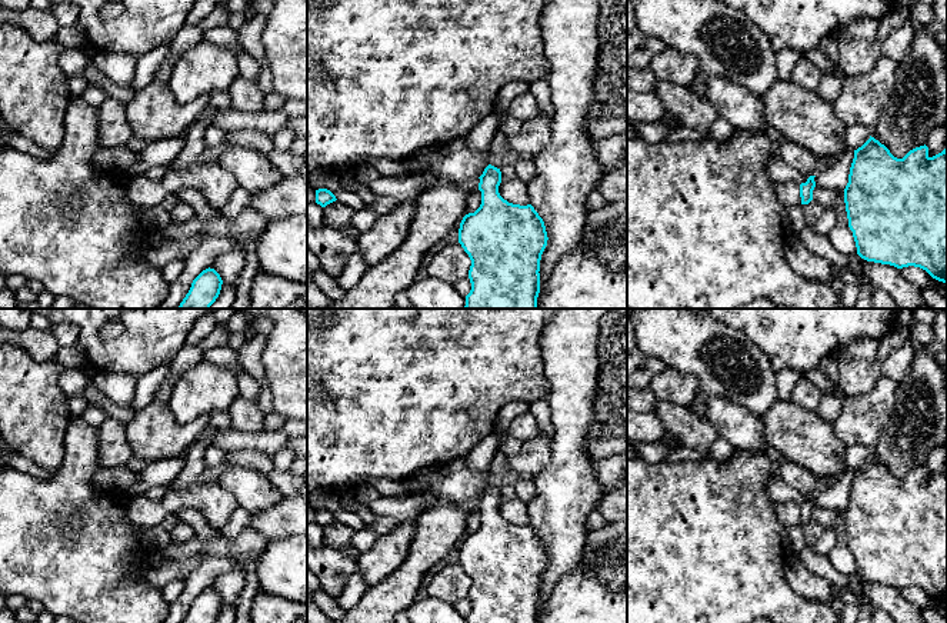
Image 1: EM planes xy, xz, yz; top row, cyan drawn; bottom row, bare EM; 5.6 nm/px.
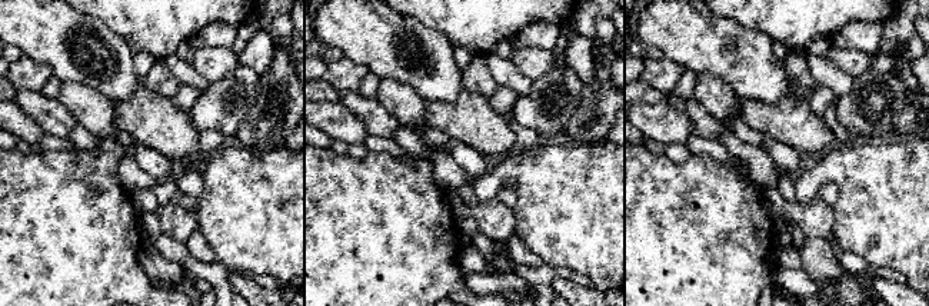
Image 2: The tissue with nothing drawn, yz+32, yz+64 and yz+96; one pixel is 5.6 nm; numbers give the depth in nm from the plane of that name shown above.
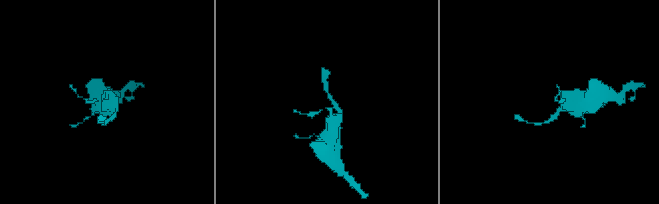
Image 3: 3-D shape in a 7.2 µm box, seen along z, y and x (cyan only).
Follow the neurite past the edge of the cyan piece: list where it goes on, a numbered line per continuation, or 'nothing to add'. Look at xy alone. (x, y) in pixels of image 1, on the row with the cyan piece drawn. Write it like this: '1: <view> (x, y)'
nothing to add

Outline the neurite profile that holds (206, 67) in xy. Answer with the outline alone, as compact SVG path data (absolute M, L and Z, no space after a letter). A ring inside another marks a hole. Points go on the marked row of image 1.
M200 41L177 57L167 81L180 104L229 90L240 76L236 54L223 46Z

